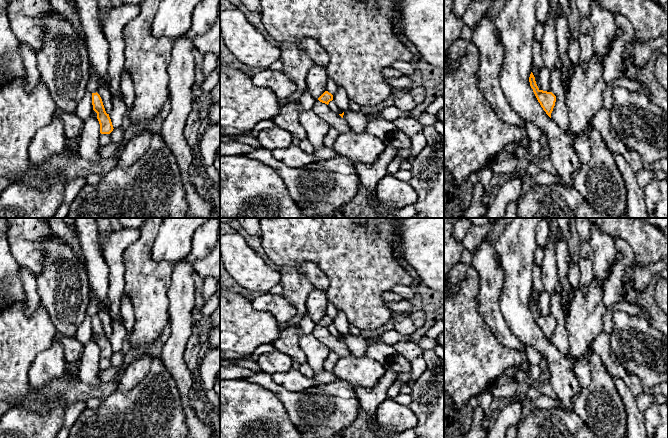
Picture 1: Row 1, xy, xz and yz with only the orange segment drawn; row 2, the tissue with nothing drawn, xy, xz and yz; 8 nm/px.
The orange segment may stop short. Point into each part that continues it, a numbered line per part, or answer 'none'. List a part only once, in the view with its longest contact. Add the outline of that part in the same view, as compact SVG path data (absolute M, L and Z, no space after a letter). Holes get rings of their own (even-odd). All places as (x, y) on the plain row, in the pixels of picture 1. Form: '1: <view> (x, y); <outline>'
none

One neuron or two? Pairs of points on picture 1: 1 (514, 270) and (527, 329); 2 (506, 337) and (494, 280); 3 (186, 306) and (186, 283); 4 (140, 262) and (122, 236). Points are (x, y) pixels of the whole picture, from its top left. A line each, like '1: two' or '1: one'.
1: one
2: one
3: one
4: two

